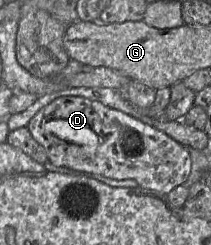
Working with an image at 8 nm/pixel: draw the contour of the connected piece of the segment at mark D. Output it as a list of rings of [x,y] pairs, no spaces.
[[[59,97],[40,109],[26,127],[44,147],[48,162],[56,167],[89,171],[116,180],[133,179],[141,188],[165,194],[185,184],[191,172],[187,147],[150,124],[99,101]]]

